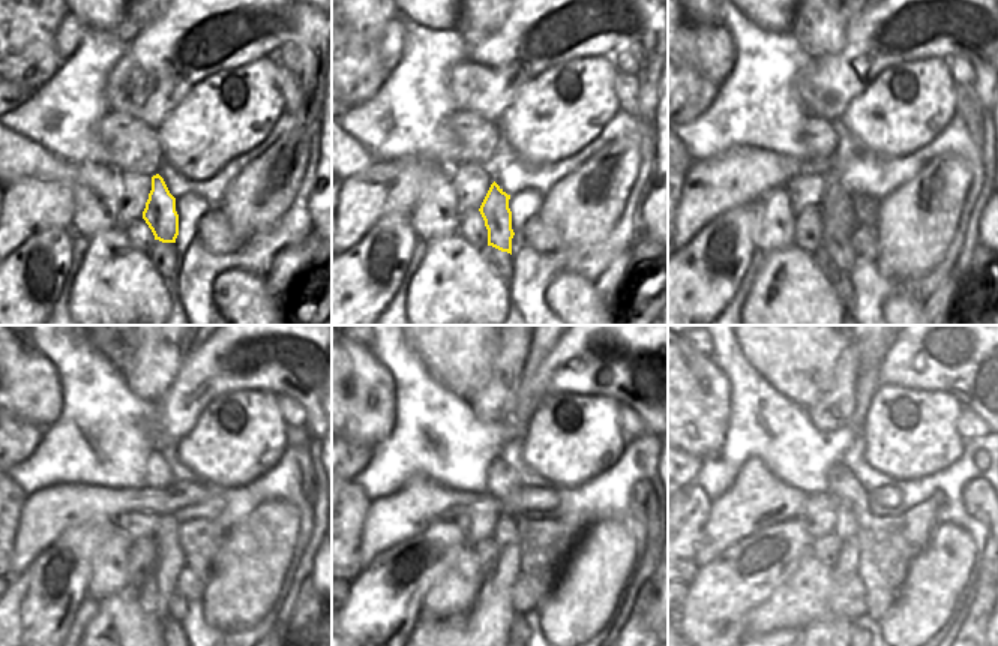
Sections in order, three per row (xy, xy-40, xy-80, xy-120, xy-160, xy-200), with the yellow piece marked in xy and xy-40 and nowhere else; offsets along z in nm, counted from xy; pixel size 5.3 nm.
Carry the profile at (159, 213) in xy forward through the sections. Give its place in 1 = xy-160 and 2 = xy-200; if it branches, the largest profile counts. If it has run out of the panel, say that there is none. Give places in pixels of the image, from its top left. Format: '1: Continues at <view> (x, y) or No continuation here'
1: Continues at xy-160 (520, 630)
2: Continues at xy-200 (856, 630)

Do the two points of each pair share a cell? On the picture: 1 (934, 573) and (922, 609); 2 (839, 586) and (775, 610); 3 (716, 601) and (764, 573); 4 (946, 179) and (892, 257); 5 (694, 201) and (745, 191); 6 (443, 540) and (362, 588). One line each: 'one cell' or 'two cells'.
1: one cell
2: one cell
3: one cell
4: one cell
5: one cell
6: one cell

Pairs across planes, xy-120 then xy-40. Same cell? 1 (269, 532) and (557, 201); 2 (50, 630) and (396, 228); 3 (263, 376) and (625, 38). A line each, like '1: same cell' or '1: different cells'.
1: same cell
2: same cell
3: same cell

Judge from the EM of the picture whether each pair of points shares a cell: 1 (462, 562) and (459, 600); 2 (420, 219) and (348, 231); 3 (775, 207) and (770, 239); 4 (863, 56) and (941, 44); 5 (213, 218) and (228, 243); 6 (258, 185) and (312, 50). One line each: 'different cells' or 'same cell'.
1: same cell
2: different cells
3: same cell
4: same cell
5: same cell
6: same cell

